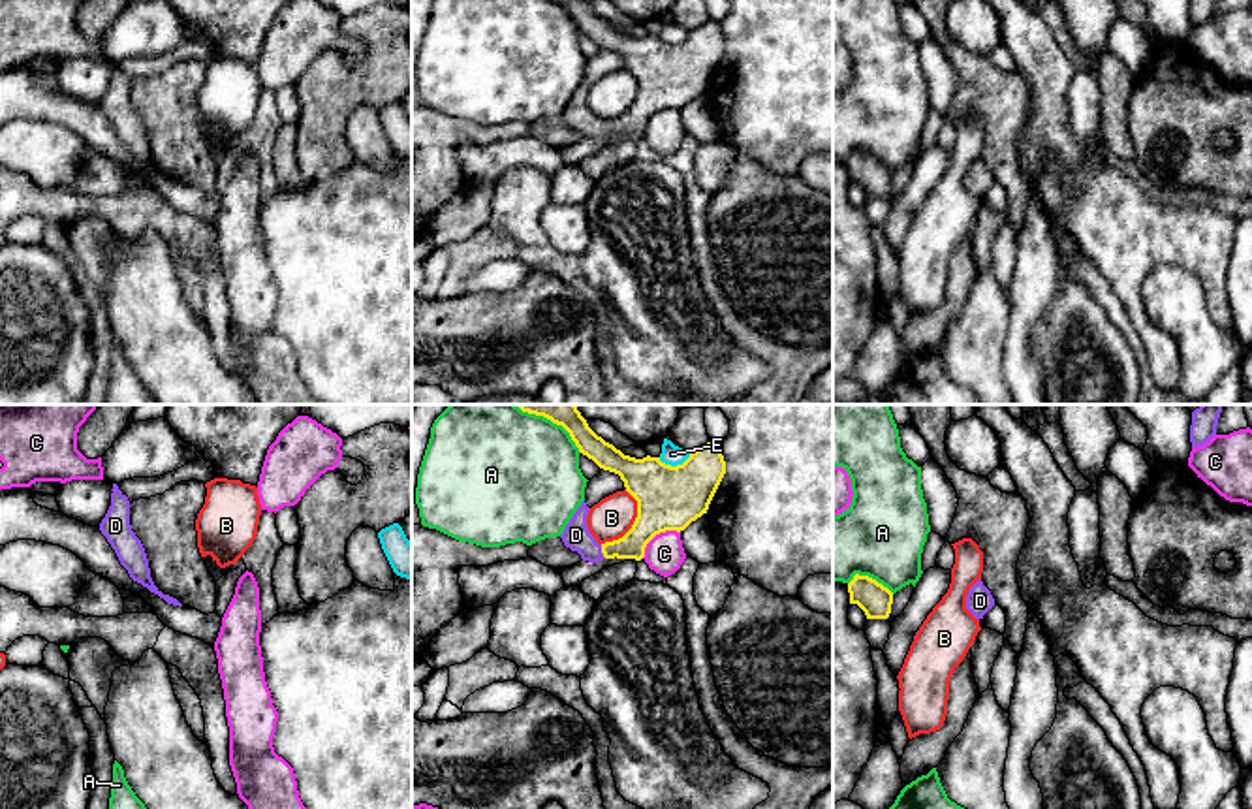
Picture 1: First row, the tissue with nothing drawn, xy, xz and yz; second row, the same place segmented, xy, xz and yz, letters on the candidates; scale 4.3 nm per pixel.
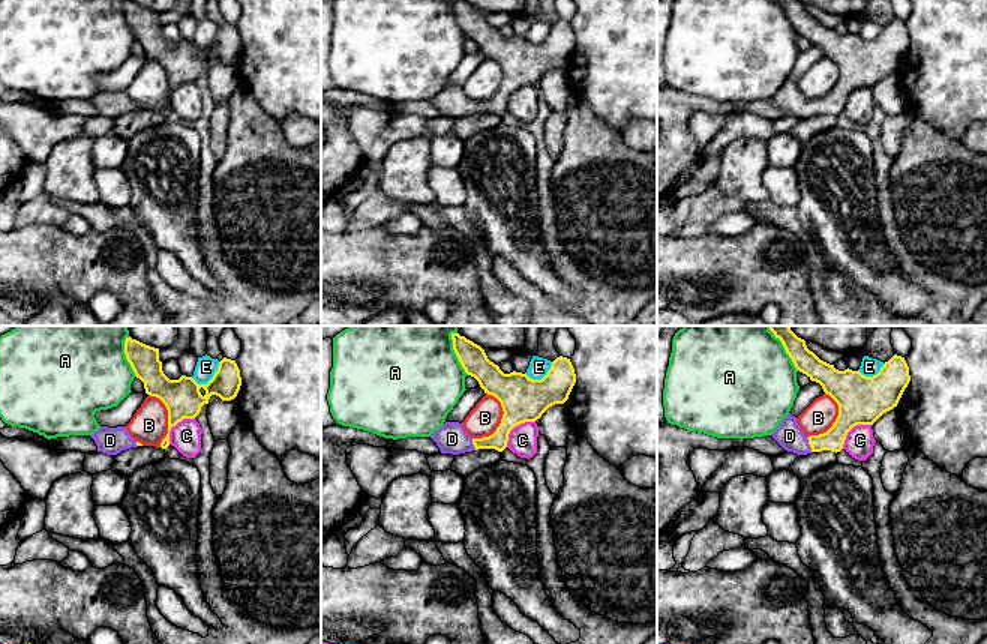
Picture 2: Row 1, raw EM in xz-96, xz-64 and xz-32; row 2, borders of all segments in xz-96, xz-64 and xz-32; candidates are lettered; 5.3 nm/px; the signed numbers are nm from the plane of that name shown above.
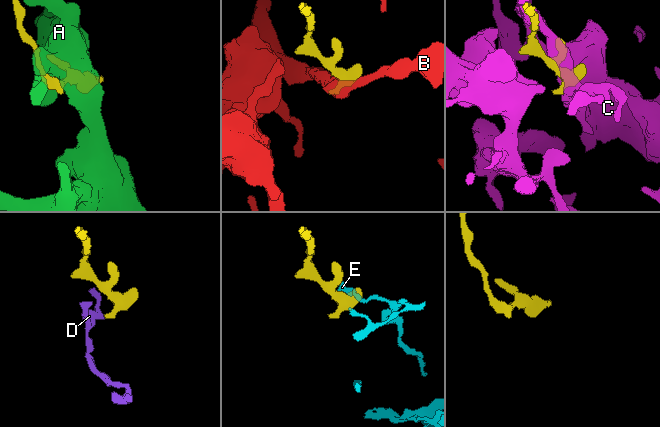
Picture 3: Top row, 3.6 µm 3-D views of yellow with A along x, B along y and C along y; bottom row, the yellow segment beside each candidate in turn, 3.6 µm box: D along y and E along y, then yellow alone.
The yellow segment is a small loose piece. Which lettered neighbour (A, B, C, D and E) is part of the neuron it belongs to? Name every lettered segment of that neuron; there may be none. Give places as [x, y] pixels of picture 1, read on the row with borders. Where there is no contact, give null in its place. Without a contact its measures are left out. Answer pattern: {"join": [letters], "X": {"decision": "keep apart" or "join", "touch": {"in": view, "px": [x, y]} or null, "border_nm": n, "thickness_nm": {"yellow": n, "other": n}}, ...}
{"join": ["D"], "A": {"decision": "keep apart", "touch": {"in": "yz", "px": [871, 578]}, "border_nm": 200, "thickness_nm": {"yellow": 140, "other": 360}}, "B": {"decision": "keep apart", "touch": {"in": "xz", "px": [634, 523]}, "border_nm": 260, "thickness_nm": {"yellow": 280, "other": 180}}, "C": {"decision": "keep apart", "touch": {"in": "xz", "px": [657, 533]}, "border_nm": 200, "thickness_nm": {"yellow": 280, "other": 170}}, "D": {"decision": "join", "touch": {"in": "xz", "px": [602, 552]}, "border_nm": 70, "thickness_nm": {"yellow": 130, "other": 120}}, "E": {"decision": "keep apart", "touch": {"in": "xz", "px": [673, 467]}, "border_nm": 150, "thickness_nm": {"yellow": 280, "other": 90}}}

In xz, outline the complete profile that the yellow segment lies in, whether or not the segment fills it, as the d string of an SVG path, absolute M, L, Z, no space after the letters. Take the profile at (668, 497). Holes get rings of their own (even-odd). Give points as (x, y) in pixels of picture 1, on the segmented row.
M515 404L523 412L543 416L562 425L579 452L600 468L615 472L626 491L637 500L637 517L632 529L618 540L598 544L587 527L588 506L583 500L564 532L566 547L577 551L583 561L645 557L647 544L660 532L684 531L692 521L707 514L709 504L726 474L726 461L716 442L707 442L677 467L660 457L635 459L624 455L613 444L598 436L575 404Z

